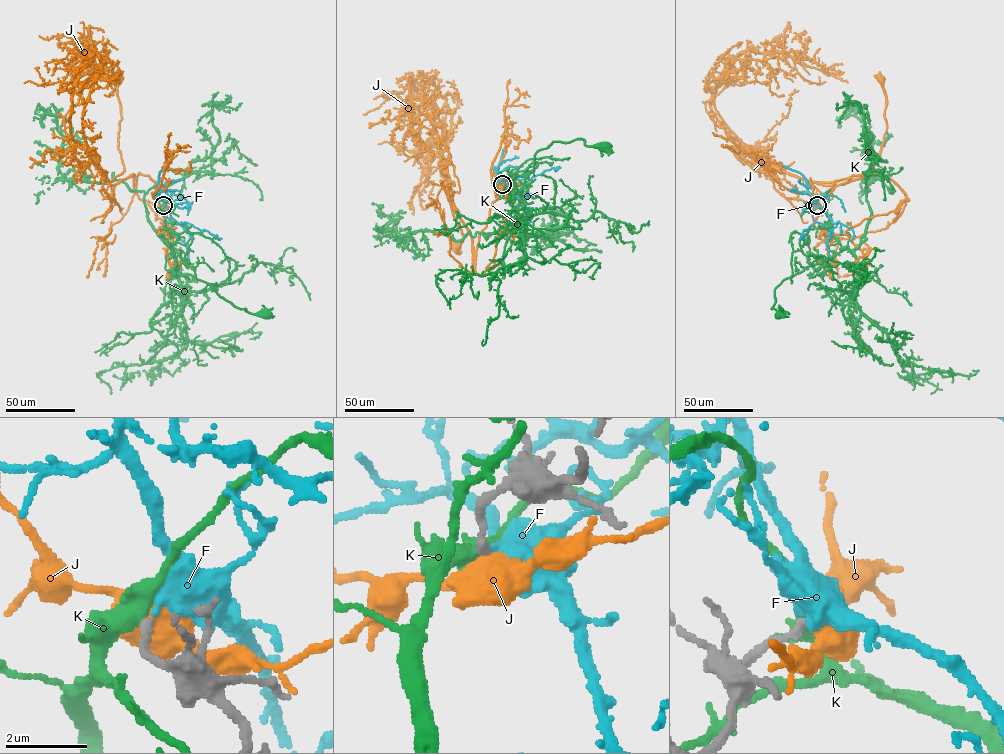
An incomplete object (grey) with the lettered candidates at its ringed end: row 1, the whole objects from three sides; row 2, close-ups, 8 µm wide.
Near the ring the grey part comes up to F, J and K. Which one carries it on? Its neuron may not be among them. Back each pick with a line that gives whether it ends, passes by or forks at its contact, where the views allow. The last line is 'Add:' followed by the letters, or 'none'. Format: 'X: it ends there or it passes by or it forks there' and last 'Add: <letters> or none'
F: it ends there
Add: F

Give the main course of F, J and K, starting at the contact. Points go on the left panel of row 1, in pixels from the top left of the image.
F: (163, 205), (181, 226), (186, 222), (221, 238)
J: (163, 205), (148, 175), (138, 173), (135, 193), (133, 174), (115, 184), (104, 182), (124, 171), (116, 80)
K: (163, 205), (161, 212), (173, 249), (194, 270), (195, 276), (236, 307), (264, 317), (266, 315)

